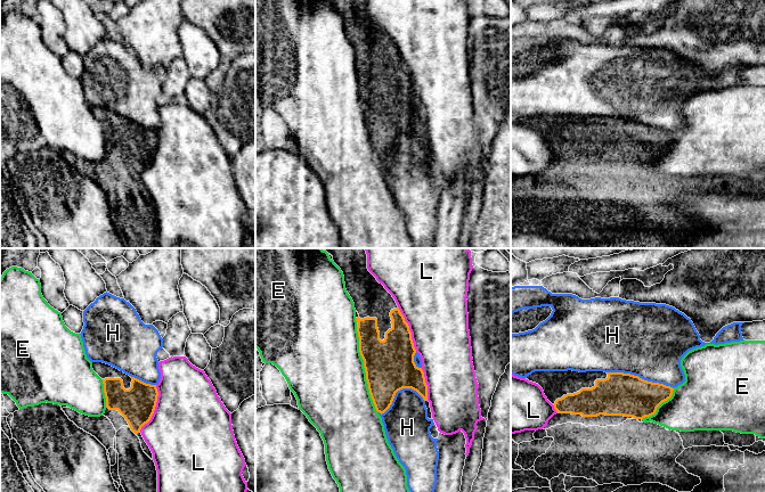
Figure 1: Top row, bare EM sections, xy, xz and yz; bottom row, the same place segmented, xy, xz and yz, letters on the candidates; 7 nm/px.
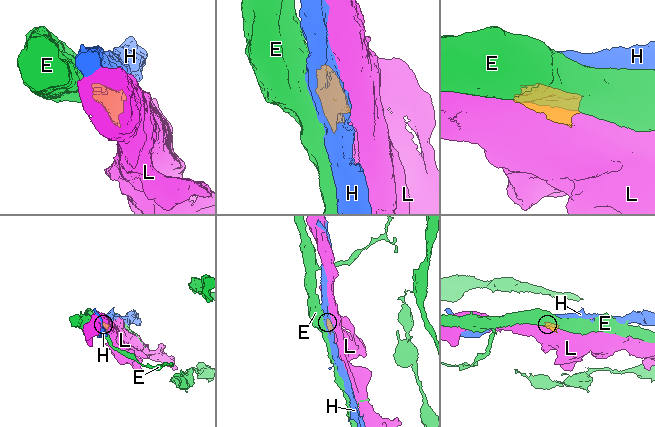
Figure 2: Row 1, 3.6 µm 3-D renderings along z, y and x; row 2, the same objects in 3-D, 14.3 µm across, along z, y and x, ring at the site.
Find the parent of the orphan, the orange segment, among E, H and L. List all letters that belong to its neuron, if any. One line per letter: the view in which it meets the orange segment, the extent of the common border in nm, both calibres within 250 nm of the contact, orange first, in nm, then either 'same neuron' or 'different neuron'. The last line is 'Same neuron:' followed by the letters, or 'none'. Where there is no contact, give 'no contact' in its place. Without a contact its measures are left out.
E: meets orange in xz; contact 650 nm long; 360 nm thick on the orange side, 500 nm on the other; different neuron
H: meets orange in yz; contact 480 nm long; 300 nm thick on the orange side, 480 nm on the other; different neuron
L: meets orange in xy; contact 340 nm long; 260 nm thick on the orange side, 500 nm on the other; different neuron
Same neuron: none

